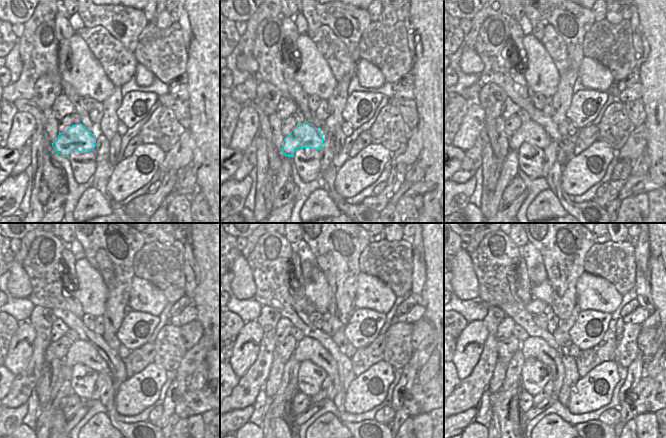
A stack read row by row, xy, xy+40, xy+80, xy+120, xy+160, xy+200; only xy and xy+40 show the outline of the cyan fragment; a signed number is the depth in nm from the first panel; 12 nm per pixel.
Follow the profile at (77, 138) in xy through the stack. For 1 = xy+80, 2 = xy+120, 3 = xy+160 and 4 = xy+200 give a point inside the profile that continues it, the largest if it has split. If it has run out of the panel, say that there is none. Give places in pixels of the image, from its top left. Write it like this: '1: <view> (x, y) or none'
1: xy+80 (531, 132)
2: xy+120 (81, 352)
3: xy+160 (308, 348)
4: xy+200 (537, 347)

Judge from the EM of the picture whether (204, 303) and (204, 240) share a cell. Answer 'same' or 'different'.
same

